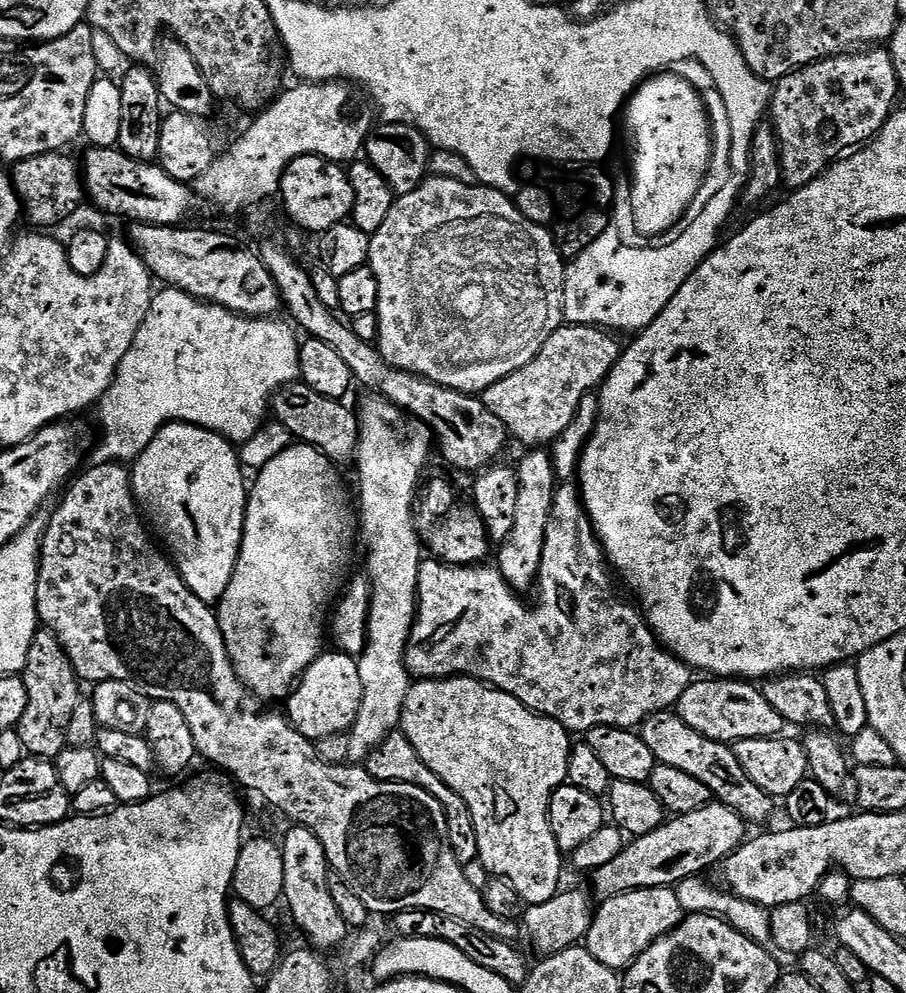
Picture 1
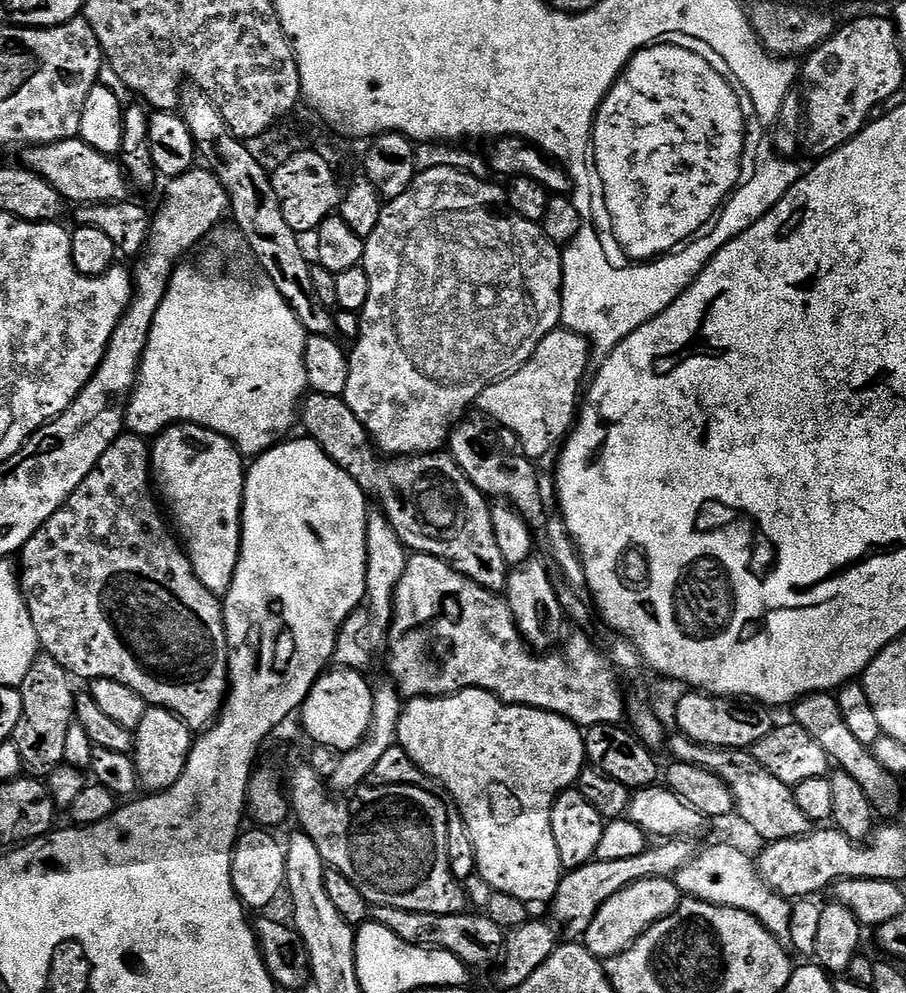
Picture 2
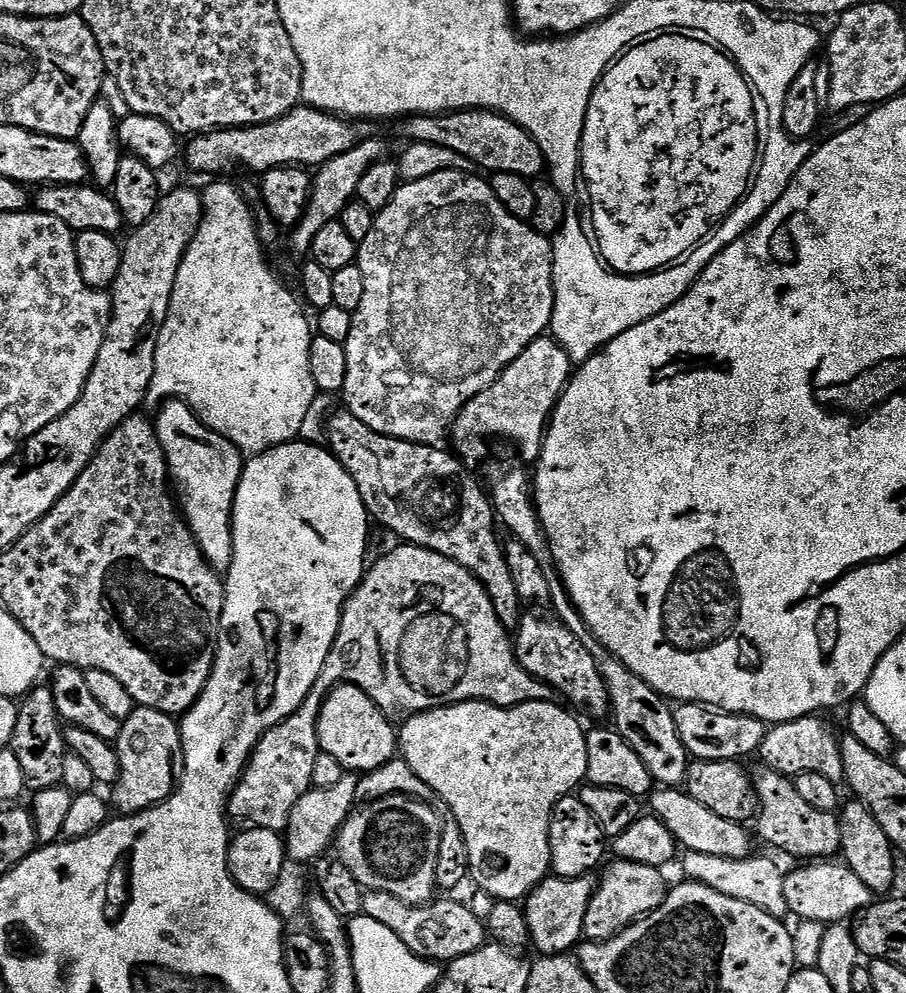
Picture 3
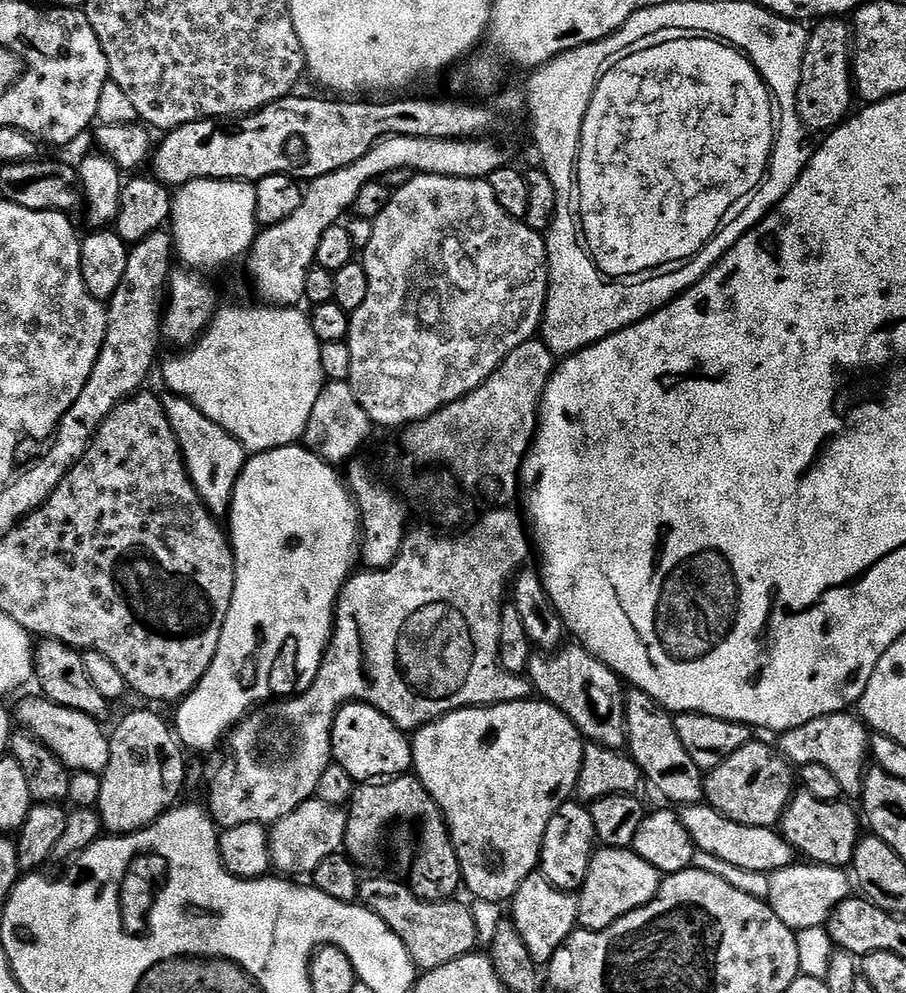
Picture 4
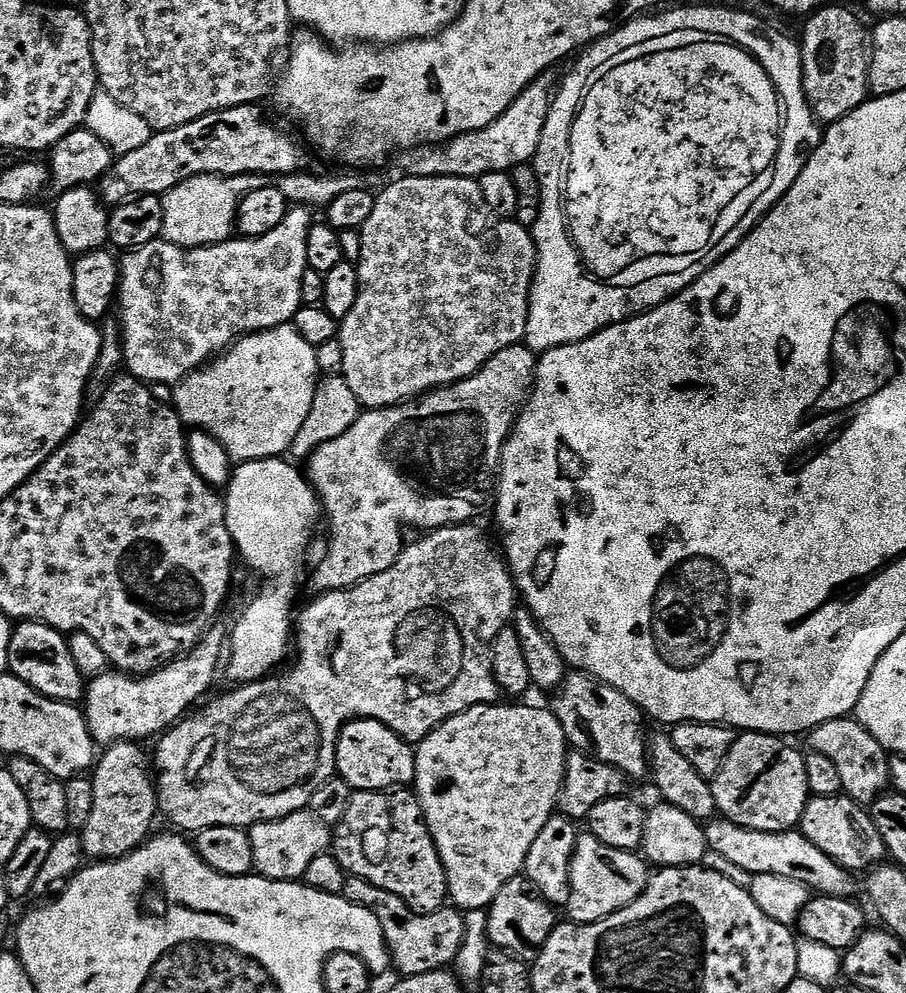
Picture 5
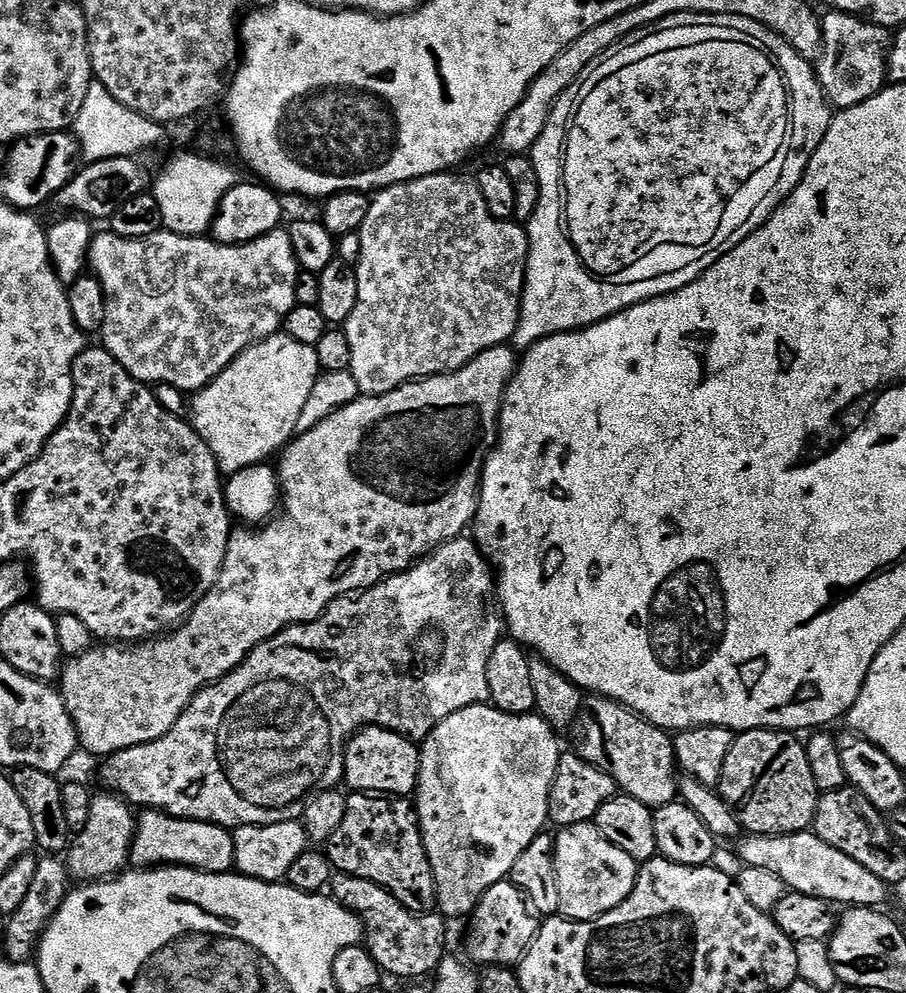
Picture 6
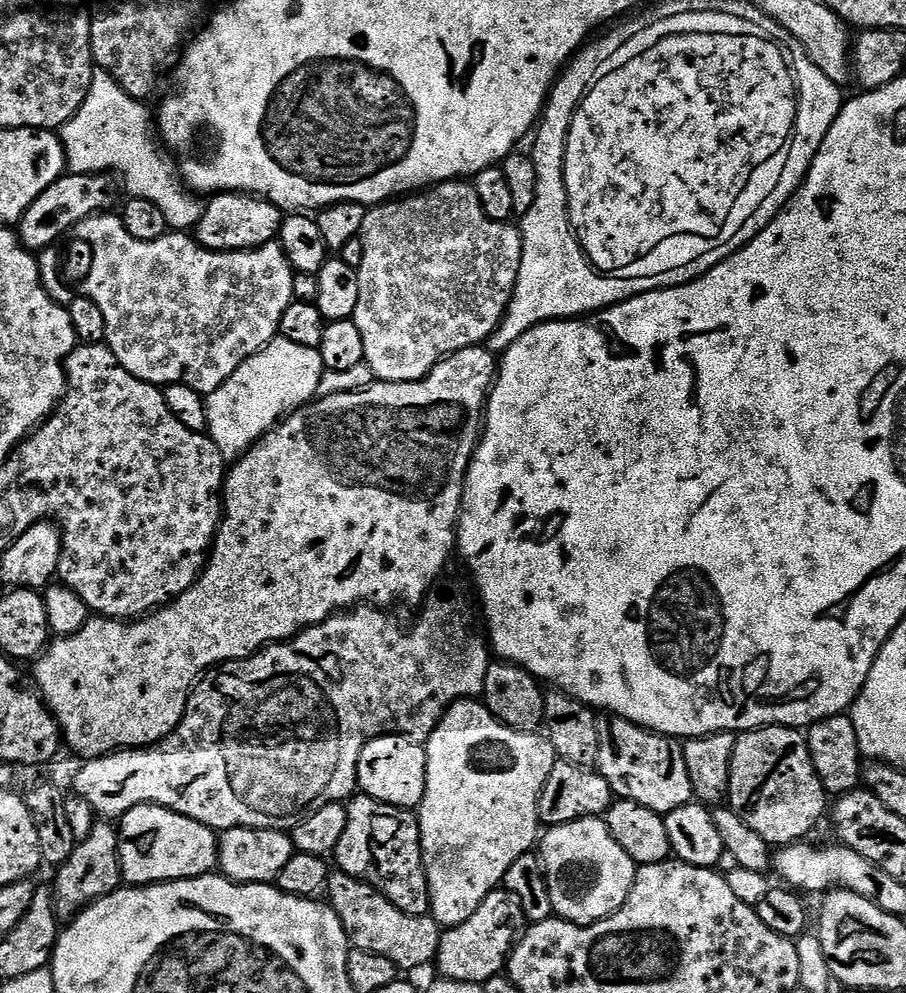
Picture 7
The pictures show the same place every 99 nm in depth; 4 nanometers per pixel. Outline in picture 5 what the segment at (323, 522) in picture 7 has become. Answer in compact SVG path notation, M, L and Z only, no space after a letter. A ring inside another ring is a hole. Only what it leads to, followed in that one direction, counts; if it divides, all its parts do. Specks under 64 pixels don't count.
M521 342L514 346L506 346L490 358L473 376L460 380L456 384L445 384L442 388L433 388L431 392L413 398L403 404L395 404L389 408L370 408L361 411L357 420L344 434L316 448L306 460L306 475L319 497L323 515L328 515L328 524L332 527L332 537L328 540L328 549L320 560L320 565L312 572L312 584L317 593L337 592L340 588L352 588L363 580L369 580L374 574L382 574L394 566L406 543L404 528L420 528L416 530L431 530L433 528L450 528L472 521L494 504L494 493L498 487L500 475L500 459L504 453L504 443L507 442L515 428L518 419L518 409L525 403L536 378L537 353L531 352L528 345ZM213 627L205 632L196 646L188 652L176 657L156 672L147 674L129 674L119 670L105 670L87 685L86 699L82 704L82 711L88 720L88 729L97 745L107 746L118 744L121 740L144 742L147 736L159 737L161 733L172 727L189 711L188 708L195 700L200 699L208 687L216 680L216 671L221 671L222 661L226 656L226 632Z

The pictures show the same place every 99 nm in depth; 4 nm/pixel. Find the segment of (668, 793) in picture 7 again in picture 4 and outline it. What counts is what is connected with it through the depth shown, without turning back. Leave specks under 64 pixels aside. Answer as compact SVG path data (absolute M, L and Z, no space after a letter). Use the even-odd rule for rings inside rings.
M579 646L568 647L561 647L555 655L533 655L531 662L528 663L526 676L534 689L535 695L539 699L553 704L562 714L566 714L566 718L570 718L570 722L574 722L574 726L580 731L585 741L601 744L607 748L623 749L628 738L626 734L626 710L624 709L626 703L625 685L614 670L610 670L598 658L591 656L585 648Z

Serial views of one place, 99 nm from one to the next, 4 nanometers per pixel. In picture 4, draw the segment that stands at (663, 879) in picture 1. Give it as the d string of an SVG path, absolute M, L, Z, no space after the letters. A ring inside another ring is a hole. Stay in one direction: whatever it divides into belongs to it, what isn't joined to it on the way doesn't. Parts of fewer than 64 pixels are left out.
M538 870L531 872L518 886L510 901L510 919L513 927L521 935L522 942L526 942L526 950L530 950L537 965L547 965L554 950L558 950L558 946L576 931L579 905L579 899L573 893L550 886L550 882L546 882L546 878Z

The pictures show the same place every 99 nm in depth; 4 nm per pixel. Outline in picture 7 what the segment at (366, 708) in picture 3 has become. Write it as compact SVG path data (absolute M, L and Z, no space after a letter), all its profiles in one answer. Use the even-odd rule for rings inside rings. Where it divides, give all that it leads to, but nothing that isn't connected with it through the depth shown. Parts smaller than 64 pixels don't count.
M379 736L369 740L358 758L359 791L395 808L419 809L426 794L427 757L425 745L406 736Z

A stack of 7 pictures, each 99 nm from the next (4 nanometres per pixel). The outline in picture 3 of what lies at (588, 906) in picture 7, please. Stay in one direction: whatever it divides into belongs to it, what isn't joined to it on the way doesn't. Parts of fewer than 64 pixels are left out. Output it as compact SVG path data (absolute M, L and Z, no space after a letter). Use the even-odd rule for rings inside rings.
M616 860L610 864L603 869L604 877L599 877L596 893L590 898L590 906L586 910L583 935L585 941L614 938L623 928L629 928L635 920L662 906L668 895L669 885L664 884L665 873L661 869L625 860Z

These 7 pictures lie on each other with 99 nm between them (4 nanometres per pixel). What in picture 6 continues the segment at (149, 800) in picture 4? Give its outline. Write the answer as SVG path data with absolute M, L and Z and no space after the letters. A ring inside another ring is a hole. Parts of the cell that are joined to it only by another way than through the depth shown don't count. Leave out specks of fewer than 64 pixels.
M112 790L97 791L90 802L90 819L86 830L71 837L66 863L68 875L76 882L99 882L120 875L132 859L132 839L136 833L137 813L133 805Z

